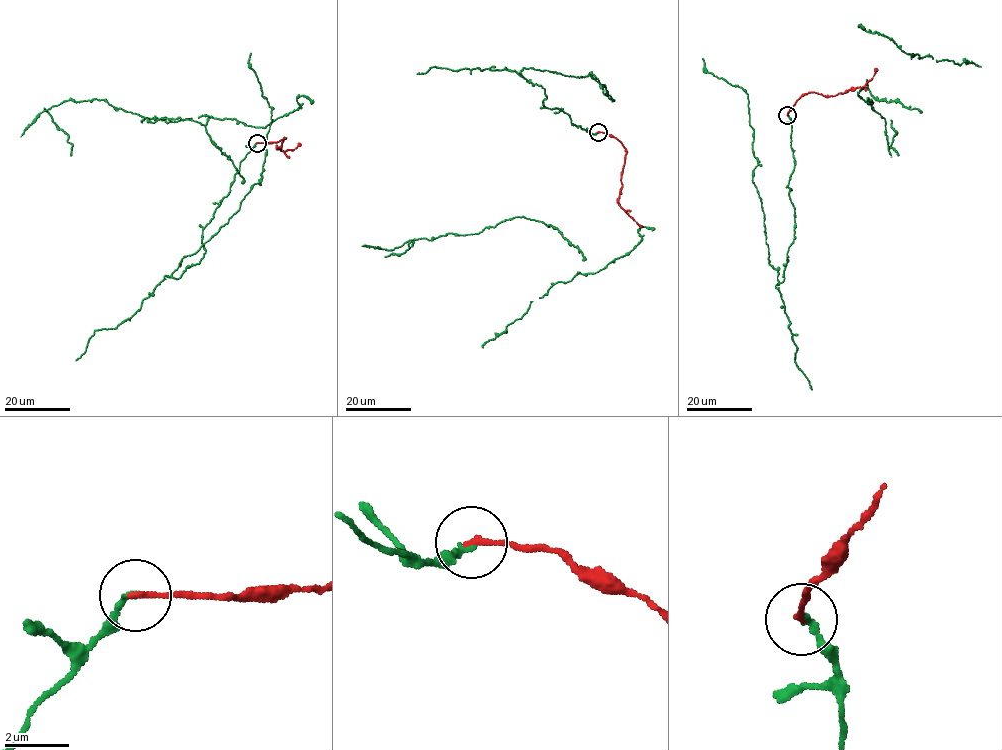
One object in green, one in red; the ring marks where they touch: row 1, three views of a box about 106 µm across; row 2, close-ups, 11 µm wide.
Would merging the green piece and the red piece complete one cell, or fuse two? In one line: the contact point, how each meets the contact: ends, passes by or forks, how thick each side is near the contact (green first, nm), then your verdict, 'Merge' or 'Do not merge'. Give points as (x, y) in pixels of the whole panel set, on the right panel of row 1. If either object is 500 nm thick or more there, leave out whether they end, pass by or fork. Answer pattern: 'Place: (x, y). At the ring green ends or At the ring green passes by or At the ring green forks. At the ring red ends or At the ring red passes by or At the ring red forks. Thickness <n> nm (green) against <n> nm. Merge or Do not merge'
Place: (787, 115). At the ring green ends. At the ring red ends. Thickness 190 nm (green) against 180 nm. Merge

